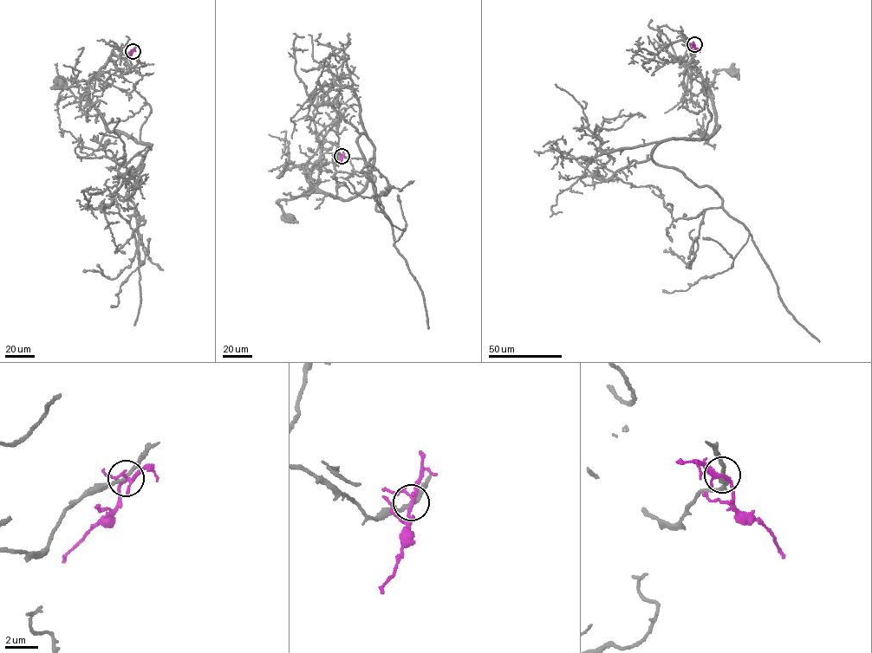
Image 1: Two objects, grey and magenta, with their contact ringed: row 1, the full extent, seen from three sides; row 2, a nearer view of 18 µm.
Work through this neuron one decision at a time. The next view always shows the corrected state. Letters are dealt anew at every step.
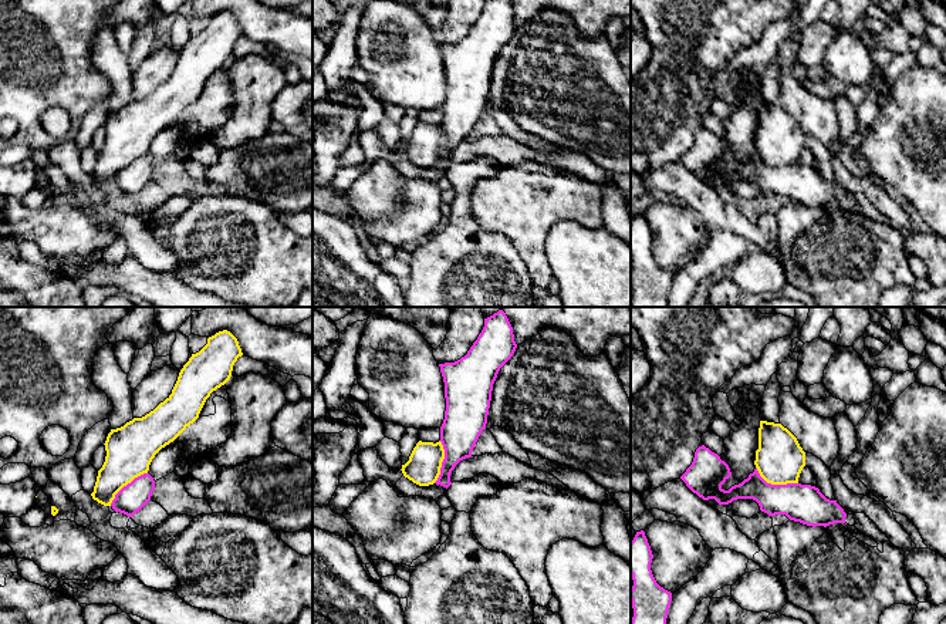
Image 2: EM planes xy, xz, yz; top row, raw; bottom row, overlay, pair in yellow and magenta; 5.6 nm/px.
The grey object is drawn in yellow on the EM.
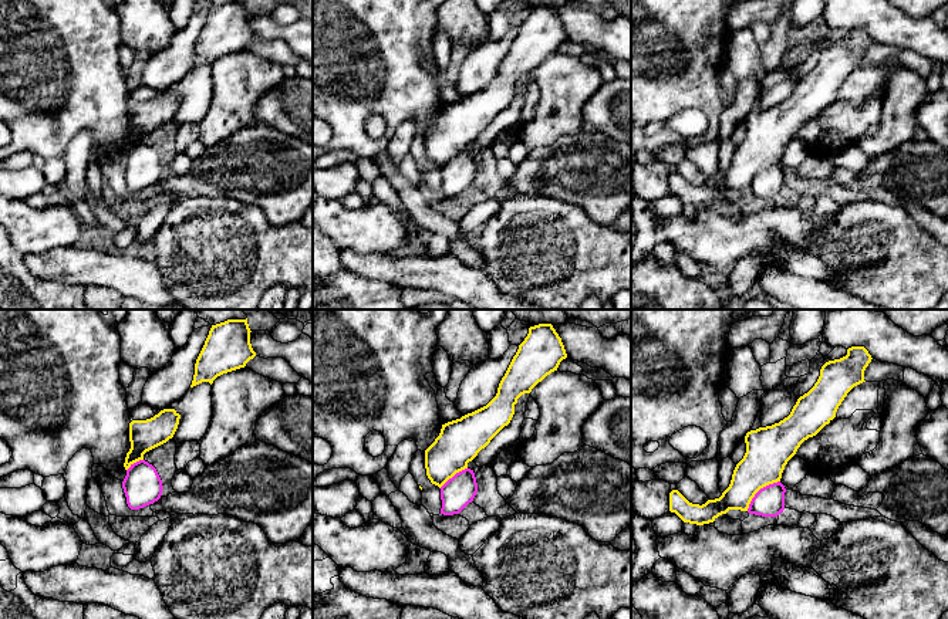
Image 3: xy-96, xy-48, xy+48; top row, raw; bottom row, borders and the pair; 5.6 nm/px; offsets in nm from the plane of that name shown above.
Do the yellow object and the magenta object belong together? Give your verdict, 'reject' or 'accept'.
reject

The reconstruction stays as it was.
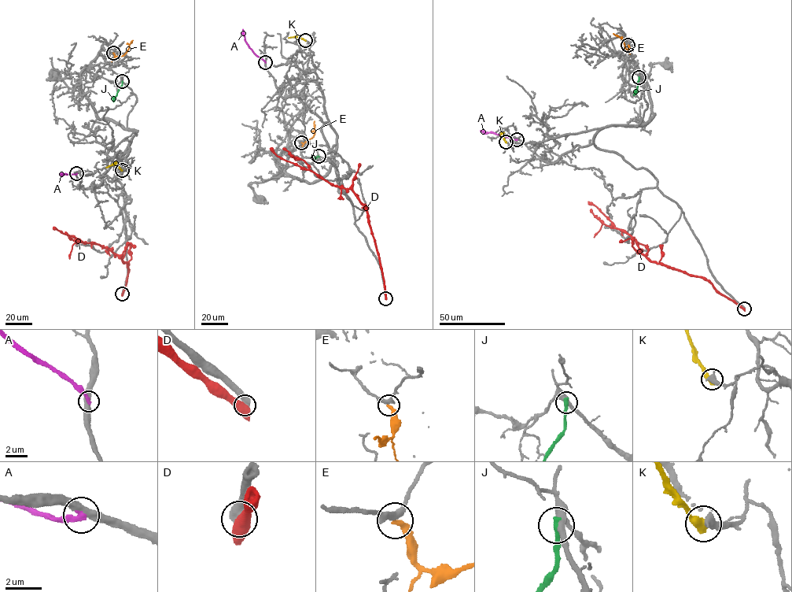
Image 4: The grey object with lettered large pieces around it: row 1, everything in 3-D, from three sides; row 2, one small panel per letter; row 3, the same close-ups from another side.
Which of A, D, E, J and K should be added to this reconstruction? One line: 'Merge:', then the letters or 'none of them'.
Merge: none of them

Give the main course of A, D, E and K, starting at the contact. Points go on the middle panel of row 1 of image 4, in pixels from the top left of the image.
A: (265, 62), (249, 47), (243, 29)
D: (385, 298), (378, 253), (368, 215), (357, 196), (351, 189), (332, 185), (308, 169), (281, 158), (270, 148)
E: (301, 142), (314, 136), (314, 121)
K: (305, 40), (298, 37), (289, 38)

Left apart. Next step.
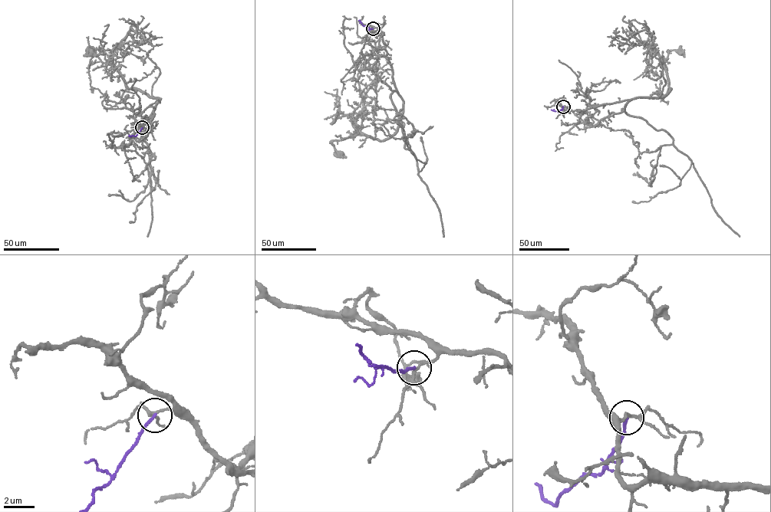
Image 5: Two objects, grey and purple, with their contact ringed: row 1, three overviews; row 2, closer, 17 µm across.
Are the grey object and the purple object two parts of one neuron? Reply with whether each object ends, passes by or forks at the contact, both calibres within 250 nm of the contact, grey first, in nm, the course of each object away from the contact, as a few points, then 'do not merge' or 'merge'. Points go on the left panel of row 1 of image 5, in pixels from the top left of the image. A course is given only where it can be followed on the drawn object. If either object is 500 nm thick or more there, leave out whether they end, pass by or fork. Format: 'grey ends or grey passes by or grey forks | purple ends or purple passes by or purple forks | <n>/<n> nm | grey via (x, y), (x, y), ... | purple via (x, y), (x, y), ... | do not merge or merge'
grey forks | purple ends | 140/180 nm | grey via (142, 127), (149, 130), (153, 110), (160, 99), (129, 89), (112, 66), (95, 54), (84, 55), (90, 53) | purple via (142, 127), (136, 136), (129, 136) | do not merge

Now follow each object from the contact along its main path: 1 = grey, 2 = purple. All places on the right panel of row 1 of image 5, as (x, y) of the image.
1: (563, 106), (563, 110), (584, 110), (639, 97), (665, 96), (670, 90), (662, 63), (667, 50), (681, 52)
2: (563, 106), (558, 112), (551, 109)

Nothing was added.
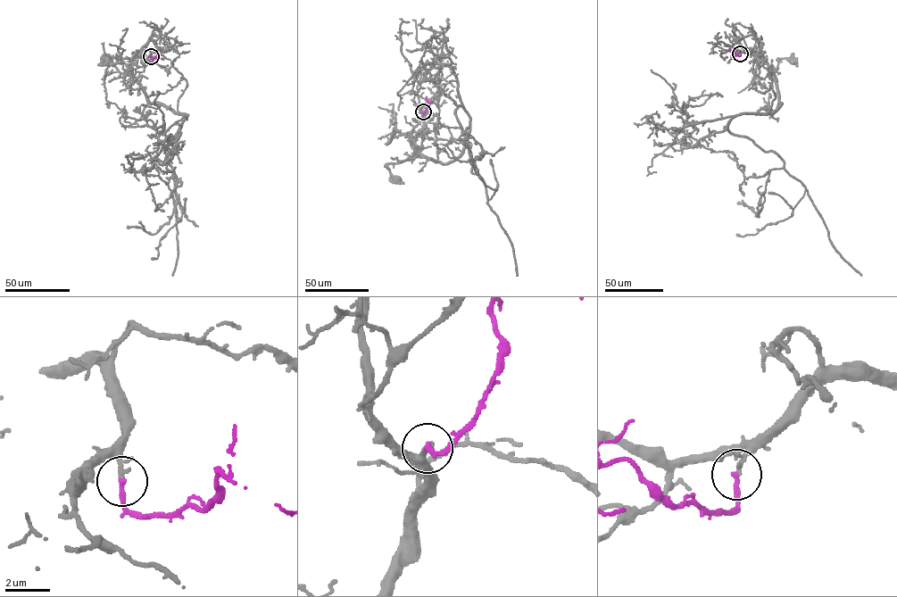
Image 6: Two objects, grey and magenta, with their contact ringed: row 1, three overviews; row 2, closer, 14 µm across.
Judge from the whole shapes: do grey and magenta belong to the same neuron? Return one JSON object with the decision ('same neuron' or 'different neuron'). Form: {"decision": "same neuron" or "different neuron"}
{"decision": "same neuron"}

